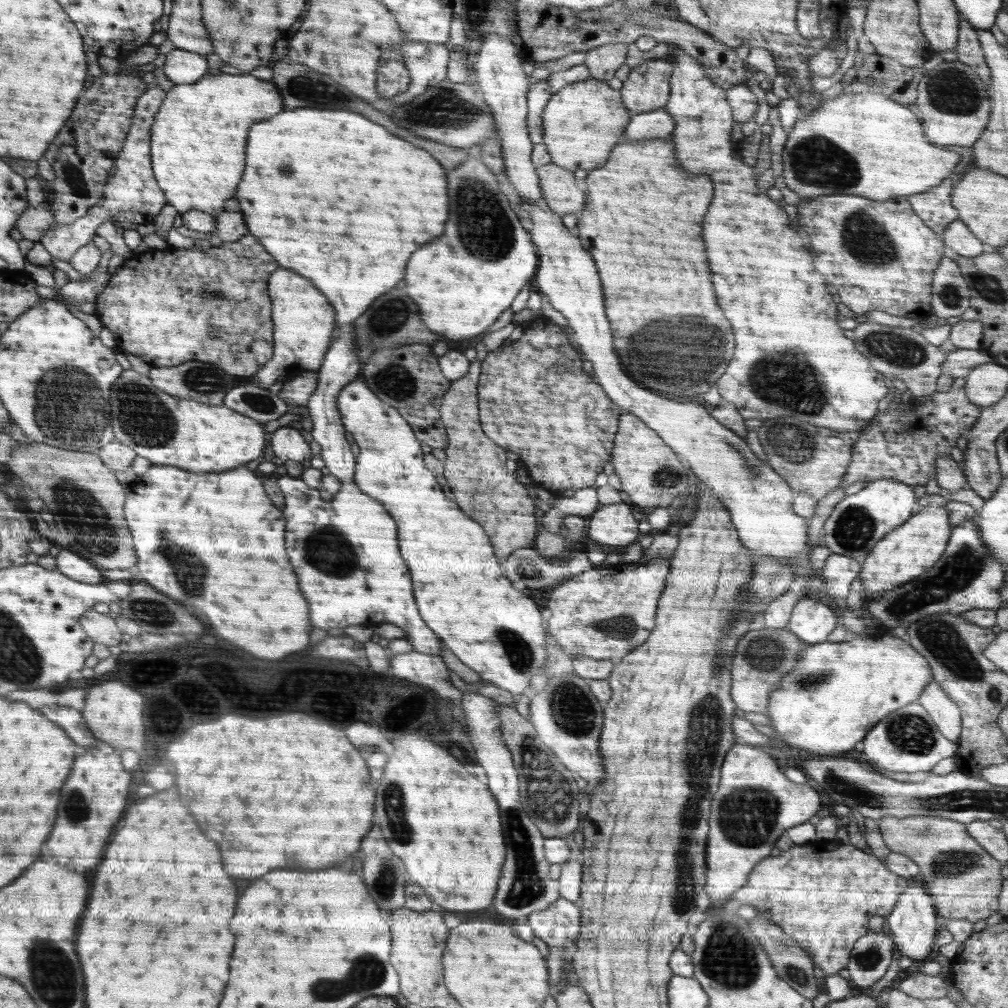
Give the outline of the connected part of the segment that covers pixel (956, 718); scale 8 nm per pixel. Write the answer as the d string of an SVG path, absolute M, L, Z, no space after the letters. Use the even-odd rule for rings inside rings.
M935 679L923 689L916 702L933 718L942 735L954 743L959 741L962 730L960 710Z

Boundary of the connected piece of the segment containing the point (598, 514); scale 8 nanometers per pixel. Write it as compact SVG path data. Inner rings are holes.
M626 503L609 504L594 511L588 518L586 534L600 544L614 548L626 548L626 544L638 544L642 540L642 524L634 516L636 506Z

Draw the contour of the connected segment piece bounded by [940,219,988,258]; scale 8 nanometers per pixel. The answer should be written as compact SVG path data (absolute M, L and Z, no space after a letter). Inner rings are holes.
M960 219L954 220L941 233L940 238L945 242L948 253L963 258L975 258L988 250L986 244L978 240L972 230Z

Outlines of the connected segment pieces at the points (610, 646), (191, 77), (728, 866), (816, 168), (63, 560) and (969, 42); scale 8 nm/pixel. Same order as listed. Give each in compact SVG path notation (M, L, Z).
M670 558L648 562L648 564L615 564L611 566L594 566L586 572L572 576L570 580L559 584L554 590L546 590L550 594L547 608L552 612L547 621L550 635L560 643L565 656L584 655L596 660L614 662L616 666L620 658L628 655L650 636L657 616L658 598L666 588L666 574L670 572Z
M175 48L167 54L165 74L176 85L197 83L209 72L209 60L200 53Z
M734 744L730 748L730 756L726 756L722 764L720 788L712 800L712 812L708 820L706 898L710 898L712 906L724 907L748 882L752 868L770 856L774 842L788 828L812 818L818 808L818 794L810 786L786 780L776 762L760 748L750 744Z
M842 87L842 90L838 92L836 100L822 96L822 103L820 103L816 109L812 110L812 113L808 113L808 115L804 115L804 117L799 117L796 124L792 126L790 133L787 134L788 140L782 152L783 173L781 175L782 178L784 178L784 184L786 184L790 190L796 192L802 199L846 193L876 201L889 200L896 196L907 198L908 196L917 195L918 192L924 192L926 189L938 185L938 183L952 174L953 169L957 166L958 162L960 162L961 155L955 151L945 149L945 147L930 144L930 142L926 140L922 123L916 117L914 112L910 111L906 105L898 103L898 101L892 99L892 97L884 96L884 94L876 94L876 92L854 94L852 91L846 91L846 89Z
M63 549L59 553L57 568L60 572L66 573L66 576L88 582L88 584L102 584L107 581L101 567L96 566L93 561L86 560L86 557L70 552L68 549Z
M961 20L960 39L955 47L958 61L970 66L981 77L982 82L991 82L990 67L986 64L977 29L970 22Z

